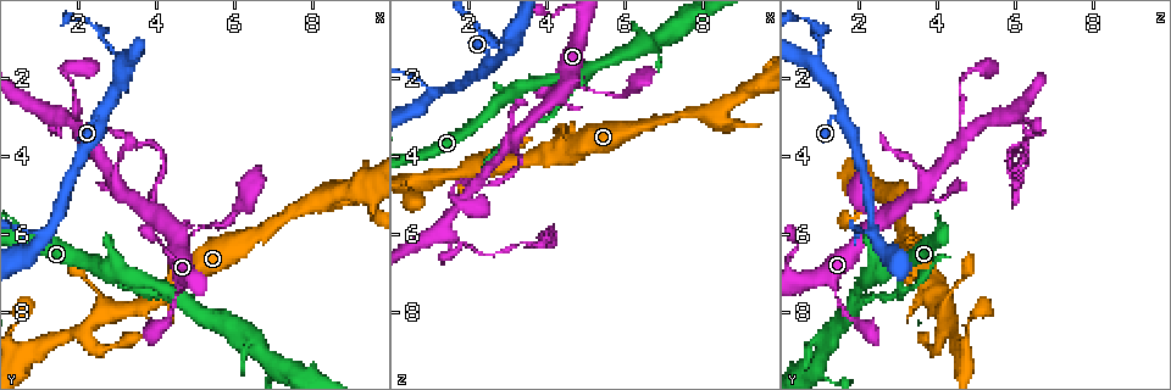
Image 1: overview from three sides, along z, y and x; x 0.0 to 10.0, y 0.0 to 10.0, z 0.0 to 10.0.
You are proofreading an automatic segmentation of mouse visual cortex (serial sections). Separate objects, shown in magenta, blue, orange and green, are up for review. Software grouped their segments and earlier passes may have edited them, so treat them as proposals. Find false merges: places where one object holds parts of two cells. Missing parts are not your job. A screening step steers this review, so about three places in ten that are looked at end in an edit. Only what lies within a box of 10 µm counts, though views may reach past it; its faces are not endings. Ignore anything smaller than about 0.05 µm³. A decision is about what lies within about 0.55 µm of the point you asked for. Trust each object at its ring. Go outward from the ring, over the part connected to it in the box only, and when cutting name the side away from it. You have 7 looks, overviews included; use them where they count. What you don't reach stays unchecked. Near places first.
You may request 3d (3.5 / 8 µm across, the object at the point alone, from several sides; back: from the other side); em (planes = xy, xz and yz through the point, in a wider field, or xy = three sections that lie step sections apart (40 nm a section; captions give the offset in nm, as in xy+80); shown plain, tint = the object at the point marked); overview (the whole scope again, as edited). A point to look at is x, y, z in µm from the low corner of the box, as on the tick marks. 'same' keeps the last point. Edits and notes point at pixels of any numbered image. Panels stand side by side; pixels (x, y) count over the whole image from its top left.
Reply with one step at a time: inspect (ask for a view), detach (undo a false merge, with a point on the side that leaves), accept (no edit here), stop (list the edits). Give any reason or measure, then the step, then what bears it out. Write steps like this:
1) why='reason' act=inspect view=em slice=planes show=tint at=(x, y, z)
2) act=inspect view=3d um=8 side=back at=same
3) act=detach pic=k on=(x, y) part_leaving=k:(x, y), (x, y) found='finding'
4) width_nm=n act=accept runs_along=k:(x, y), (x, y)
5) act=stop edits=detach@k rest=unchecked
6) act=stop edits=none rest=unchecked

why='small branch off a trunk' act=inspect view=3d um=3.5 at=(3.20, 1.75, 0.95)

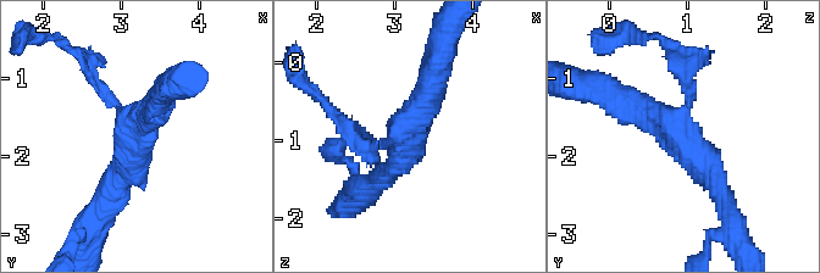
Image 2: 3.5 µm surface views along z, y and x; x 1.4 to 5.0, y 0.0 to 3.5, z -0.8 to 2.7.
arms=3 arm_widths_nm=150,300,350 act=inspect view=em slice=xy step=3 show=tint at=(3.15, 1.70, 0.85)

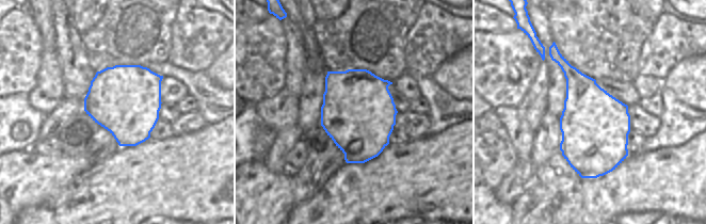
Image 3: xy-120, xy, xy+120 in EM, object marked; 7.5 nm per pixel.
act=detach pic=2 on=(681, 74) part_leaving=2:(688, 102), (692, 65), (657, 35), (642, 35) found='two cells meet here'

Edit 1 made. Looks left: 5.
why='a fork' act=inspect view=3d um=3.5 at=(4.85, 7.85, 1.85)

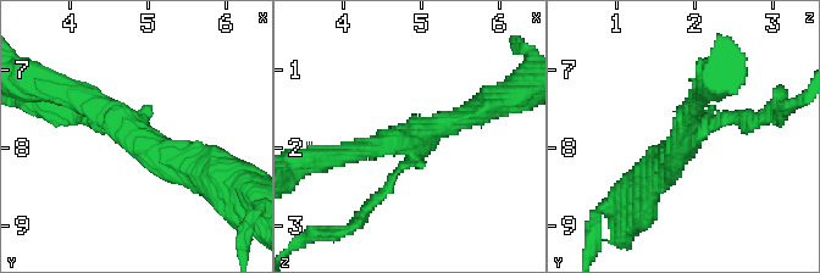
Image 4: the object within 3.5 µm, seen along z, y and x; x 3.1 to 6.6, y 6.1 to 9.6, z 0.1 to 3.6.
arms=3 arm_widths_nm=150,250,300 why='shape alone is not enough' act=inspect view=em slice=xy step=3 show=tint at=(4.80, 7.80, 1.95)

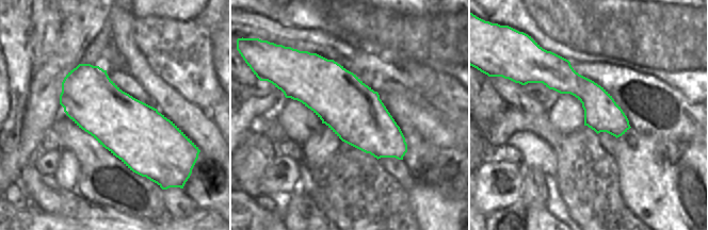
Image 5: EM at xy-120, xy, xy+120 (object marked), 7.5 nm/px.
act=detach pic=4 on=(369, 205) part_leaving=4:(397, 174), (348, 230), (306, 237) found='two cells meet here'

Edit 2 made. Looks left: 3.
why='redraw' act=inspect view=overview

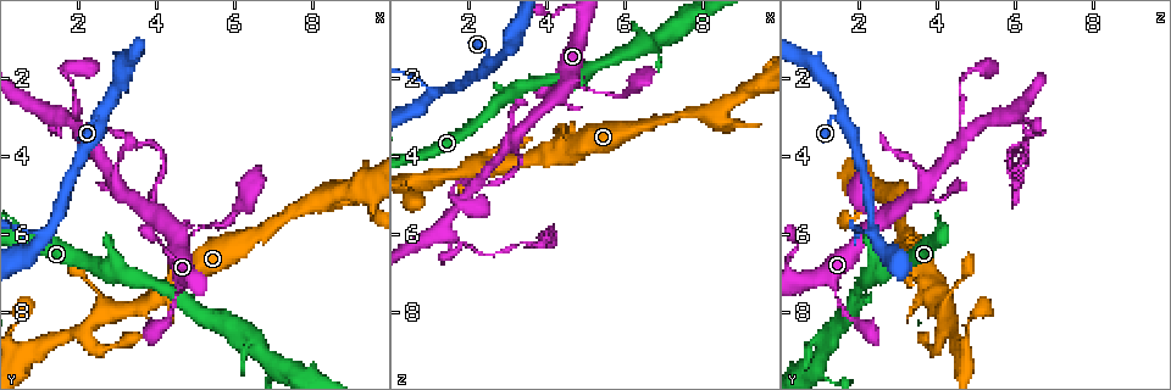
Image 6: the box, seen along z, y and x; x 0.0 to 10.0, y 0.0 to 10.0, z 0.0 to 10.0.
why='side arm on a straight run' act=inspect view=3d um=3.5 at=(7.00, 9.35, 0.95)

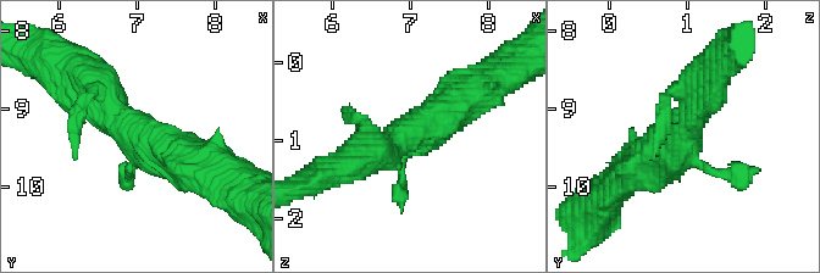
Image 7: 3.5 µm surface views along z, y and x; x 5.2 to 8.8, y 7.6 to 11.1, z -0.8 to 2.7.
why='need the tissue' act=inspect view=em slice=xy step=2 show=tint at=(7.05, 9.35, 0.85)

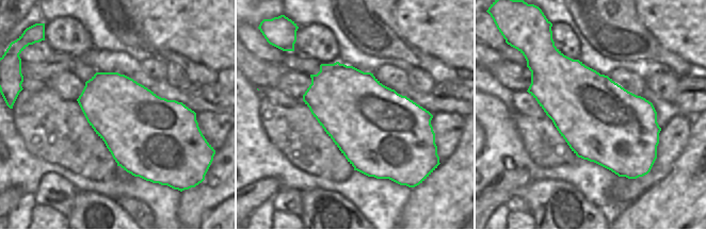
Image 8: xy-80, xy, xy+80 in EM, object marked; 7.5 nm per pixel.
act=accept runs_along=7:(87, 74), (134, 135), (203, 168) found='all the same cell'

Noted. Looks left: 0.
act=stop edits=detach@2,detach@4 rest=unchecked

